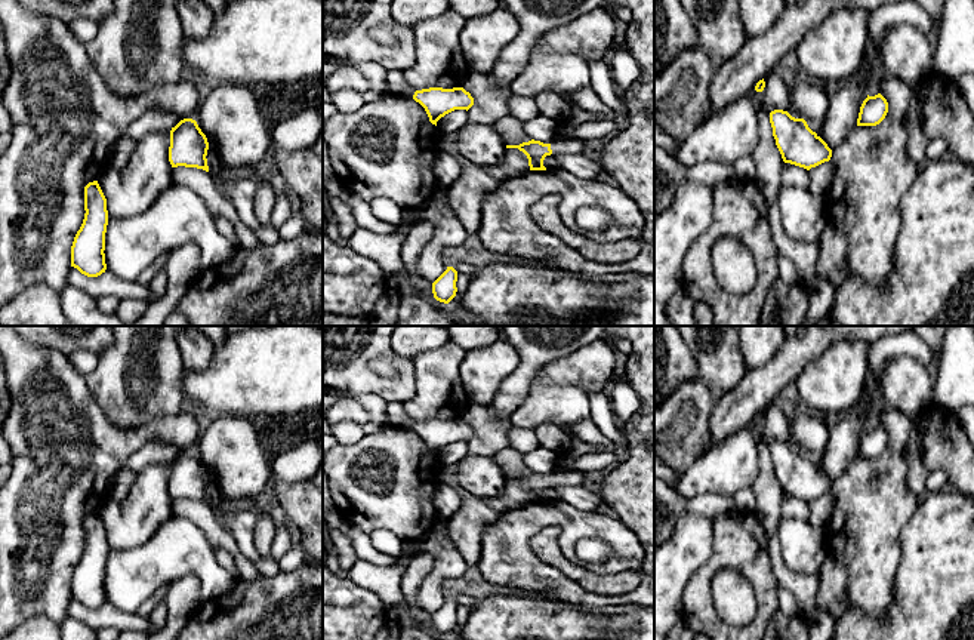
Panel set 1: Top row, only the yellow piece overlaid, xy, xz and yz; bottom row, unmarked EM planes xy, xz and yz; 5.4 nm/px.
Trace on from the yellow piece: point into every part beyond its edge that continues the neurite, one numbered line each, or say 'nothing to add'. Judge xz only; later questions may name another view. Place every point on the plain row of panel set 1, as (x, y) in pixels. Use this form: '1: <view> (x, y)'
1: xz (575, 477)

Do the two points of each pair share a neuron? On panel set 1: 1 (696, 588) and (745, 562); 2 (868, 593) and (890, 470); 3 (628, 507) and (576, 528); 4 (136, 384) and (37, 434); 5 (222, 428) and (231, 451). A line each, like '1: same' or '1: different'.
1: same
2: same
3: different
4: different
5: same

